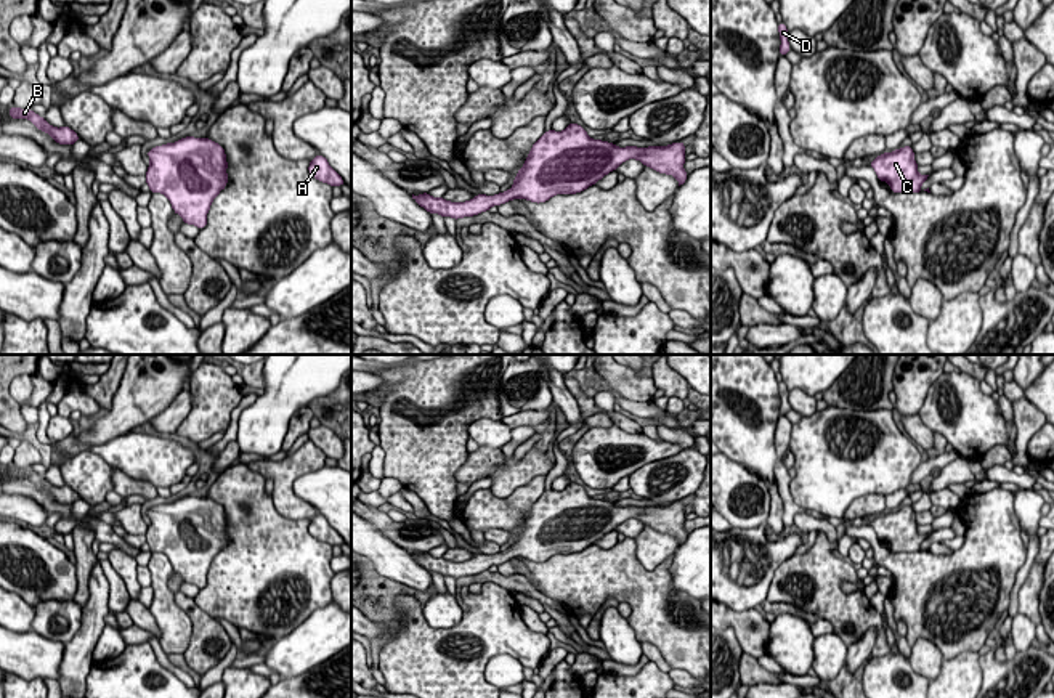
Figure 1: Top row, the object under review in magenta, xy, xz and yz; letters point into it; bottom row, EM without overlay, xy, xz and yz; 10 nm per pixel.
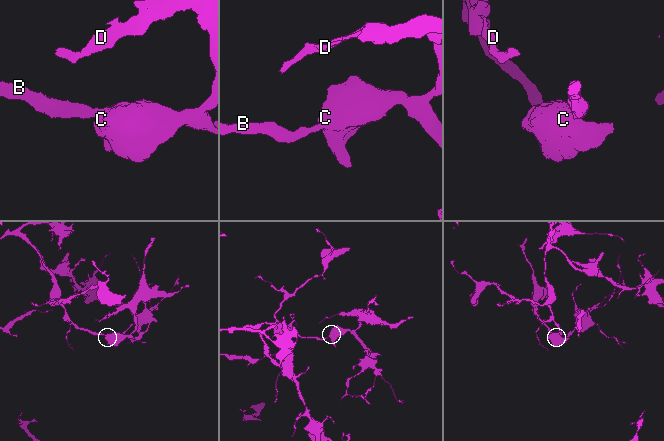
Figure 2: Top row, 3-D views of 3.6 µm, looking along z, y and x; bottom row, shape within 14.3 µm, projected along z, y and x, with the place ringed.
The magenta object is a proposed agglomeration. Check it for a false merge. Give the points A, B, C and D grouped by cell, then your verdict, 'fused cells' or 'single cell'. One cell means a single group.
A B C D; single cell

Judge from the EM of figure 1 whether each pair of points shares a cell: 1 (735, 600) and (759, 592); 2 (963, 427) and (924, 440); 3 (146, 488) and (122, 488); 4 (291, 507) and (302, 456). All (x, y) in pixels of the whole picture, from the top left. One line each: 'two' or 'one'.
1: one
2: two
3: one
4: one

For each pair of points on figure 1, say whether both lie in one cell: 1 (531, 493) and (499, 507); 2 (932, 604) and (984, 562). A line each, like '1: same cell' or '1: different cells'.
1: same cell
2: same cell

